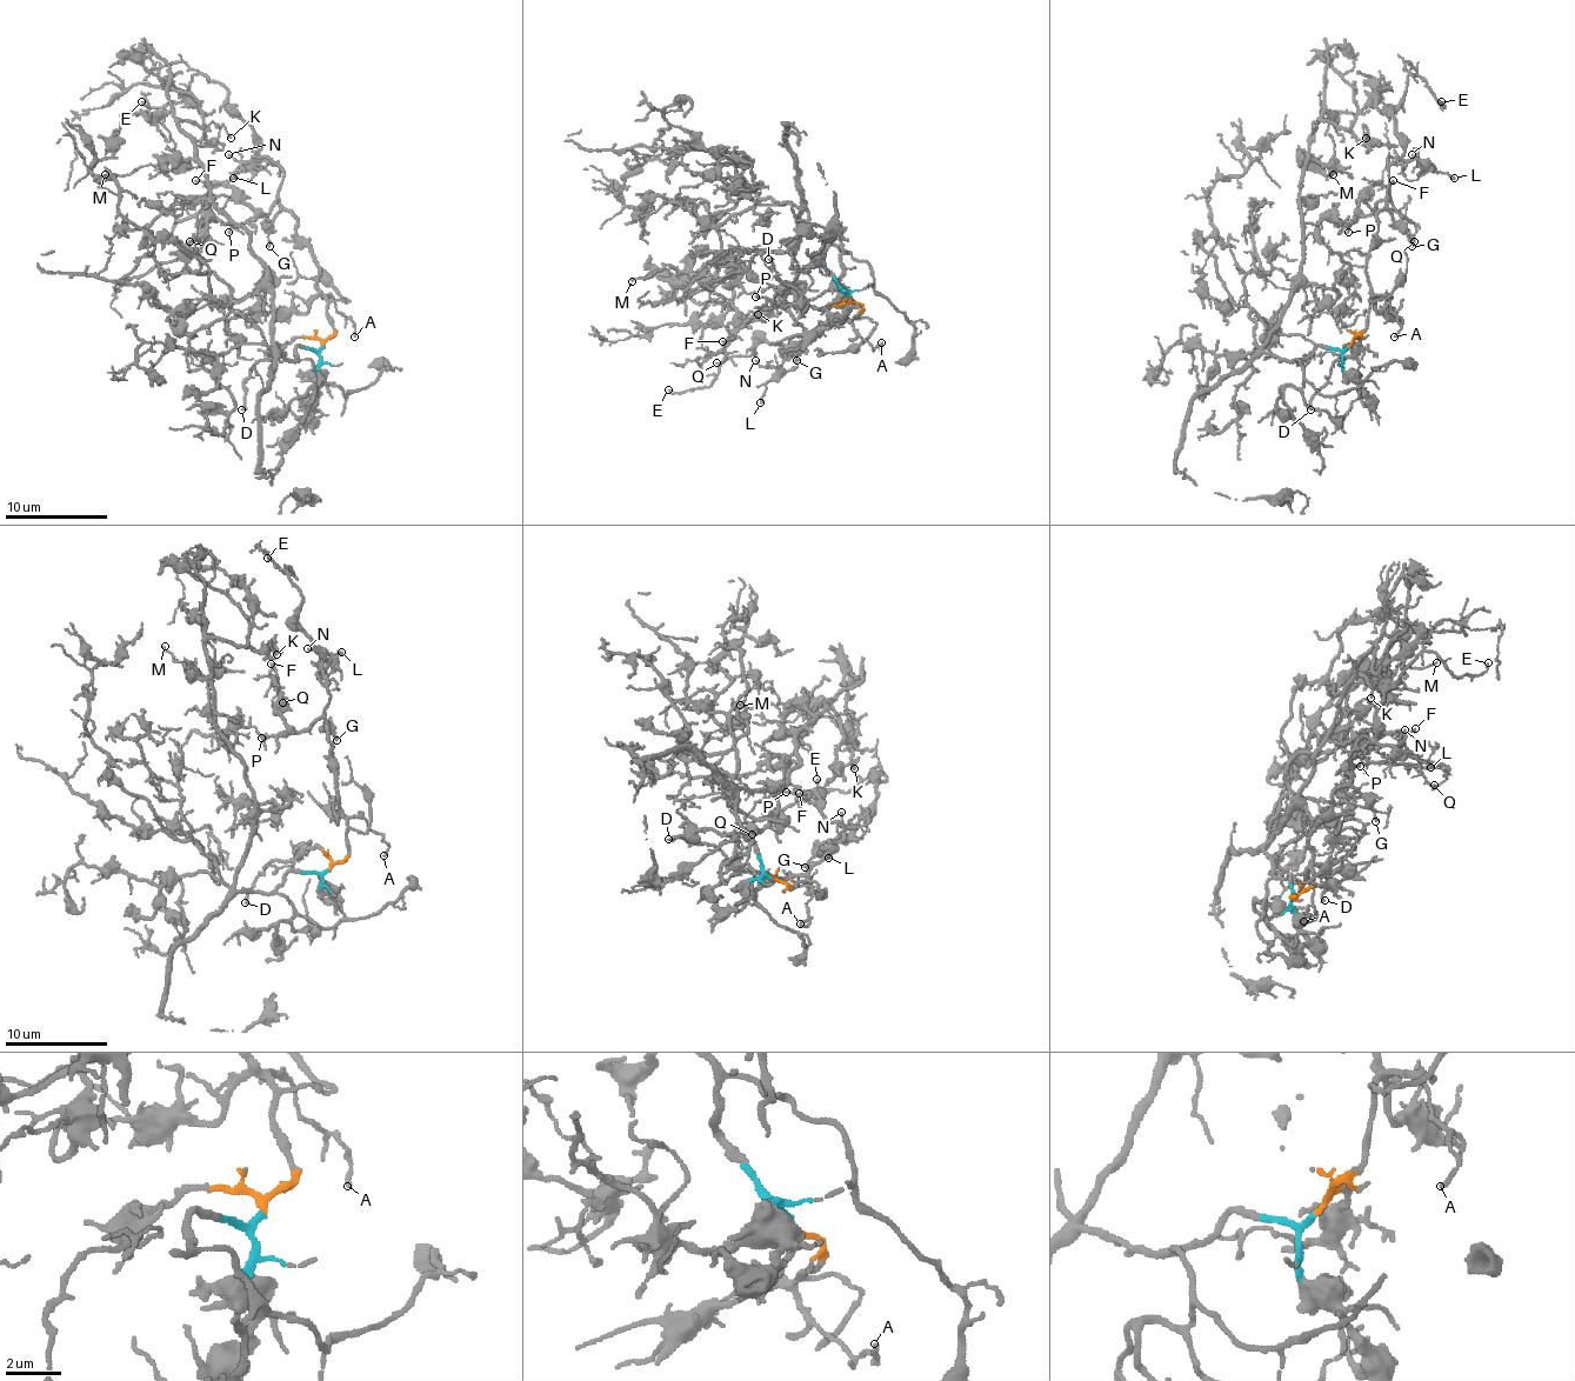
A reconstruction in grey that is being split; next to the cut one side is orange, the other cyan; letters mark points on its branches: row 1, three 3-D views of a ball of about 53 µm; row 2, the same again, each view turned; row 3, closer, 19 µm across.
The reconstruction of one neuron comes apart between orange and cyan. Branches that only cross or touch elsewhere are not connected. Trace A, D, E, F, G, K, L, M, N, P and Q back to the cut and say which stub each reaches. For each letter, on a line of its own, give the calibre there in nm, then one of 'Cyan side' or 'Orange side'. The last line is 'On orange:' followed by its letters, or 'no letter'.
A: Thickness 150 nm. Orange side
D: Thickness 140 nm. Orange side
E: Thickness 140 nm. Orange side
F: Thickness 150 nm. Orange side
G: Thickness 150 nm. Orange side
K: Thickness 110 nm. Cyan side
L: Thickness 170 nm. Orange side
M: Thickness 110 nm. Cyan side
N: Thickness 120 nm. Orange side
P: Thickness 120 nm. Orange side
Q: Thickness 130 nm. Orange side
On orange: A, D, E, F, G, L, N, P, Q

